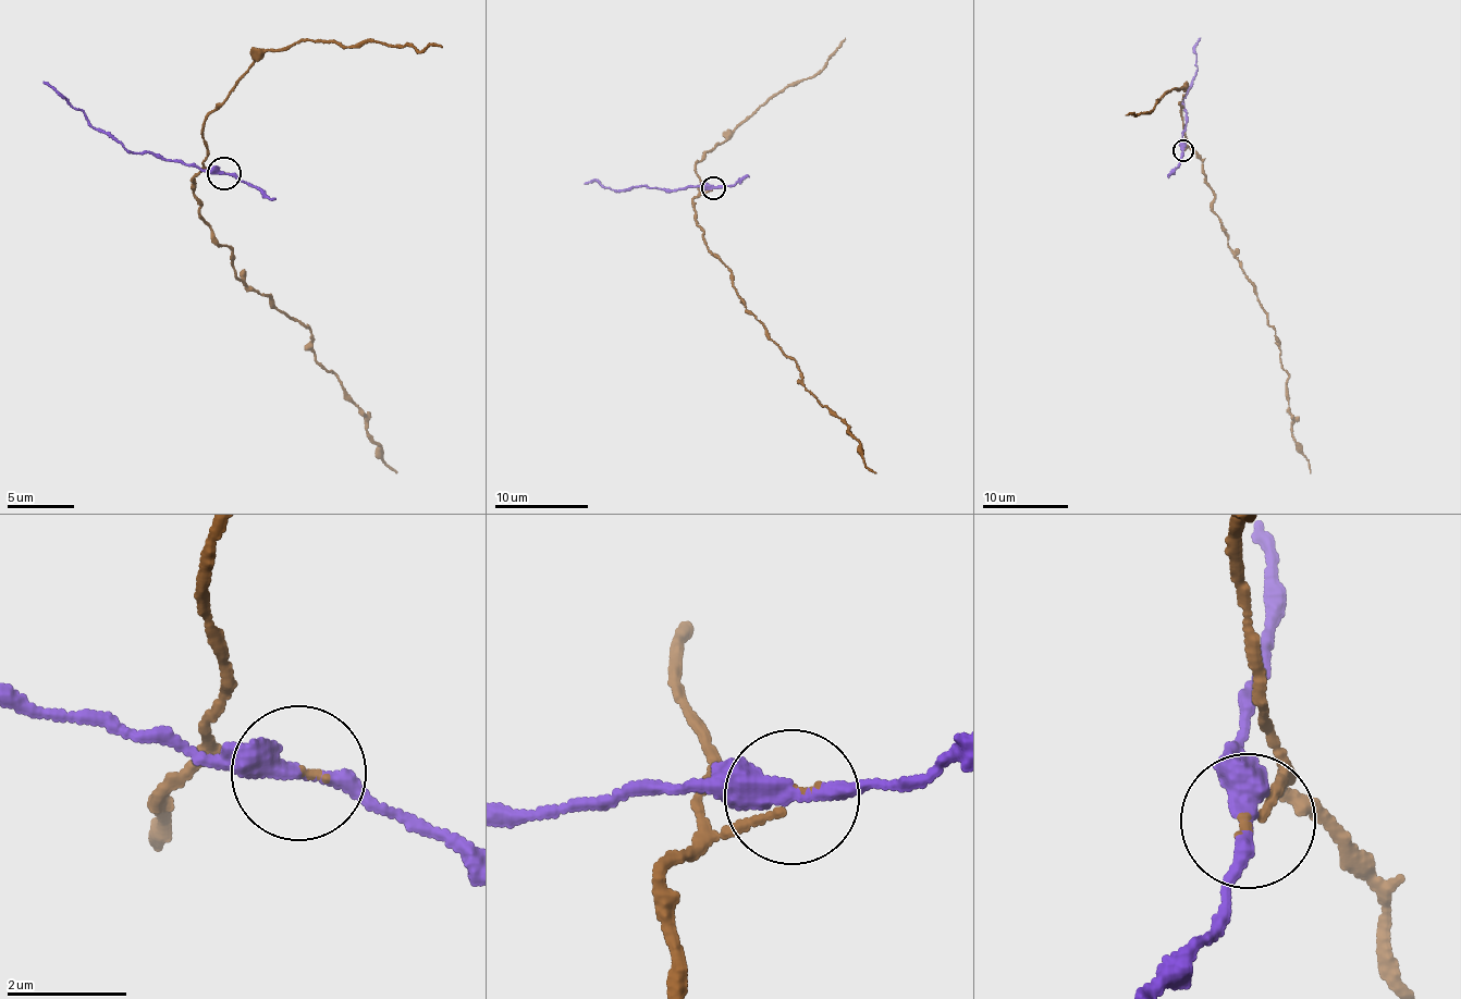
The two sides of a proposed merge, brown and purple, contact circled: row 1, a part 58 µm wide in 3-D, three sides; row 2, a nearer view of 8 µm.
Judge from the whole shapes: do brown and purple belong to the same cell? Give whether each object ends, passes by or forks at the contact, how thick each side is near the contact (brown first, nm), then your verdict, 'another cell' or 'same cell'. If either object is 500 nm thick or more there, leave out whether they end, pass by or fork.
brown ends | purple passes by | 120/340 nm | another cell

